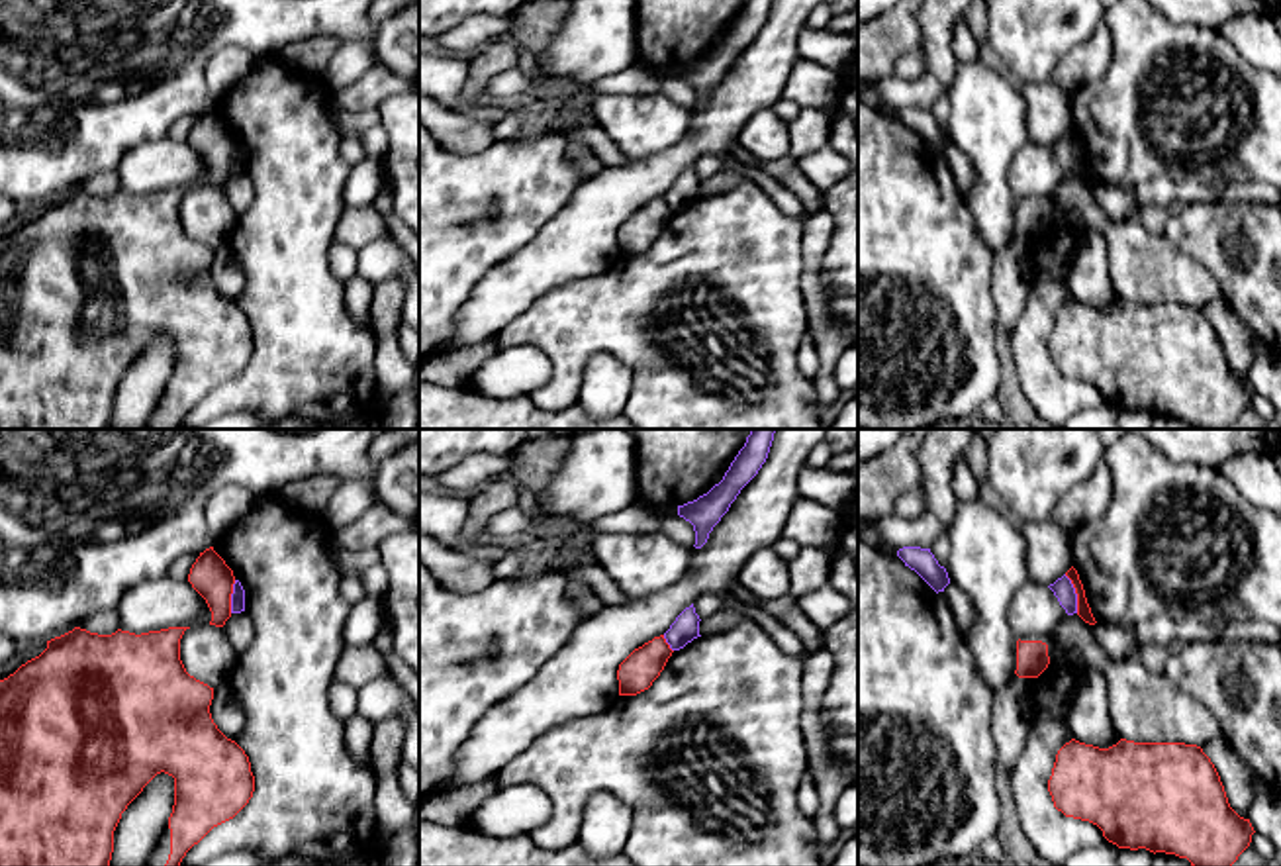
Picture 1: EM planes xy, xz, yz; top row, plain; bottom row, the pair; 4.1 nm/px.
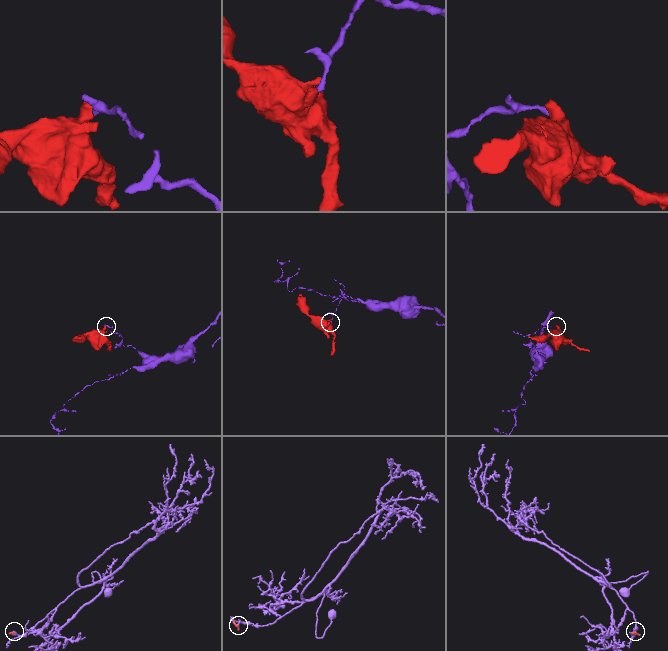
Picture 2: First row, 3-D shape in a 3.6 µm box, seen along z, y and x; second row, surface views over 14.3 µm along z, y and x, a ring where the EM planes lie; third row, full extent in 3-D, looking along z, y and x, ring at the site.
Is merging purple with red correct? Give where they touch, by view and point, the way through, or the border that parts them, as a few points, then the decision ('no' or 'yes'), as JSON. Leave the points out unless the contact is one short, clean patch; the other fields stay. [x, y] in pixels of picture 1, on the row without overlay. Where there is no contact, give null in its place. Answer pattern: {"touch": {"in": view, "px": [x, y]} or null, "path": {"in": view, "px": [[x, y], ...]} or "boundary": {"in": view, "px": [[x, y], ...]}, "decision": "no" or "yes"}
{"touch": {"in": "yz", "px": [1076, 155]}, "boundary": {"in": "yz", "px": [[1064, 136], [1074, 149], [1078, 173]]}, "decision": "no"}

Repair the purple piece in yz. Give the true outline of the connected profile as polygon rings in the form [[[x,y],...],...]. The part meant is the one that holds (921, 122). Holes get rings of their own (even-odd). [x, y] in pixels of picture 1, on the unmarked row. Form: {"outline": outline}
{"outline": [[[903,108],[897,112],[897,118],[915,131],[936,155],[944,153],[950,145],[948,133],[938,125],[930,110],[921,108]]]}

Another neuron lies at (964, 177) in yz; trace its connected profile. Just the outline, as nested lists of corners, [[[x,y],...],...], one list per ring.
[[[950,143],[942,155],[946,157],[946,163],[954,174],[958,192],[966,196],[975,184],[975,172],[970,165],[968,155],[954,143]]]

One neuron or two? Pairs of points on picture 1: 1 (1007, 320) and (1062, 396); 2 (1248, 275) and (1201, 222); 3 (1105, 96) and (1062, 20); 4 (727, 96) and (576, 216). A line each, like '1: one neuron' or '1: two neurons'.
1: two neurons
2: one neuron
3: two neurons
4: one neuron

